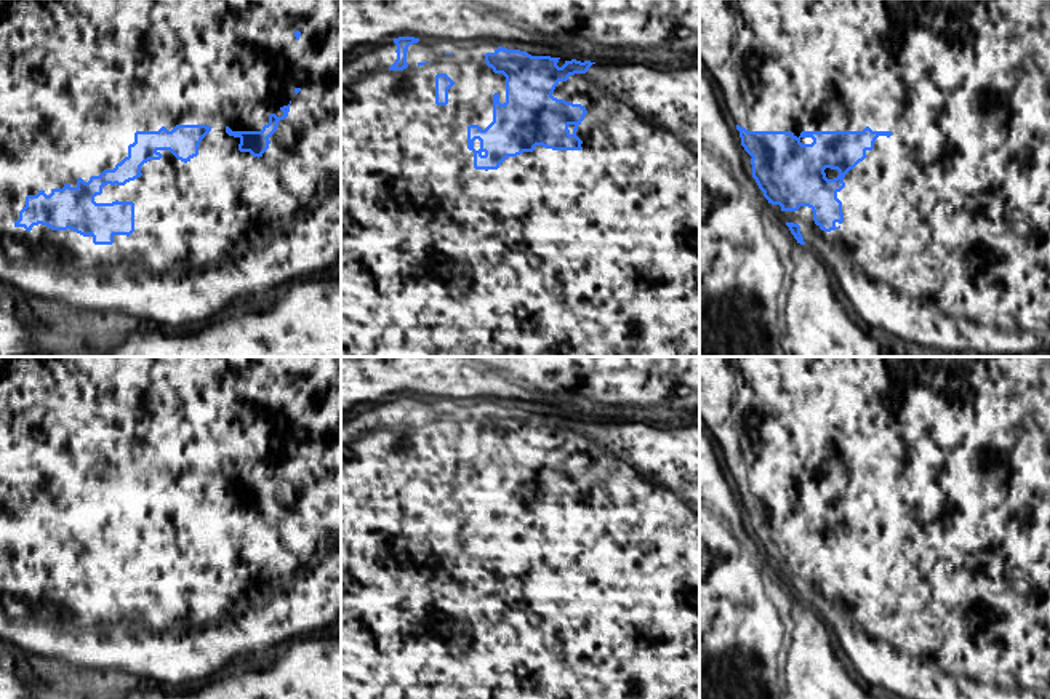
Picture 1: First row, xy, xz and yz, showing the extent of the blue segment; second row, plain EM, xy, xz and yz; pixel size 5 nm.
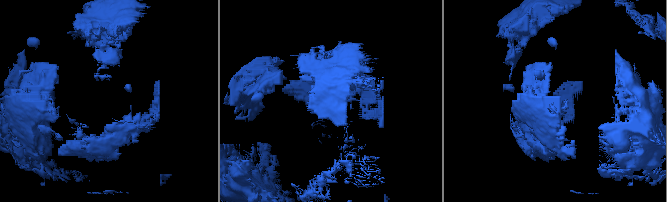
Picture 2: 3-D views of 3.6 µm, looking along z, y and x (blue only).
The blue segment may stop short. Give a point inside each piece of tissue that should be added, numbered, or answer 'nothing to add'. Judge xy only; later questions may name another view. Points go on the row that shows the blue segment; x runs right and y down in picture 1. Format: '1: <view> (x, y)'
1: xy (77, 77)

